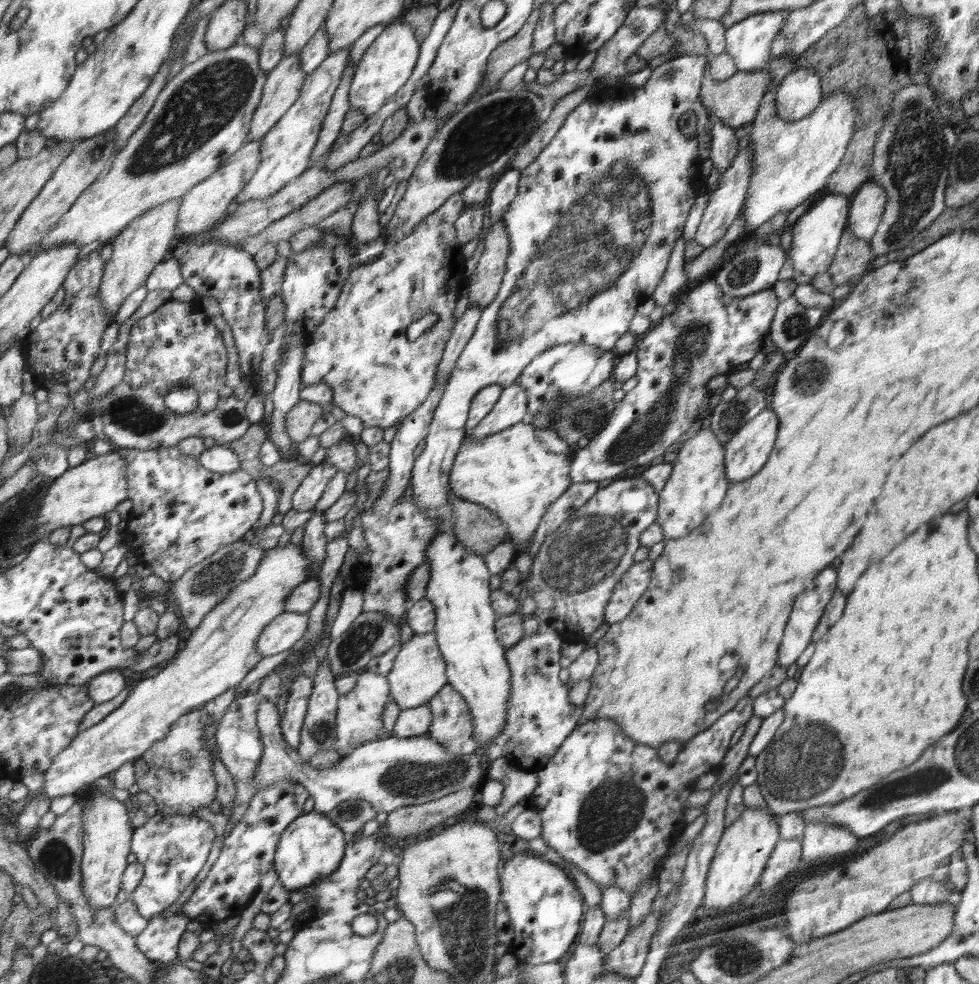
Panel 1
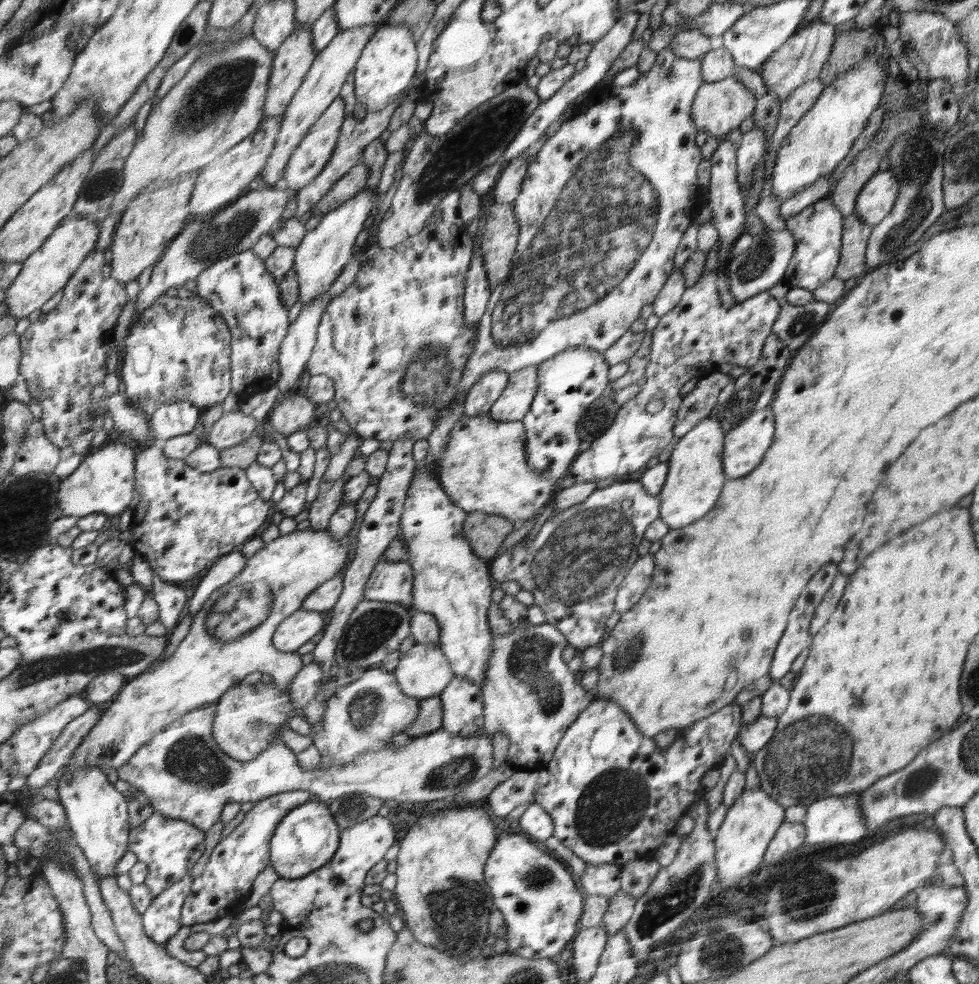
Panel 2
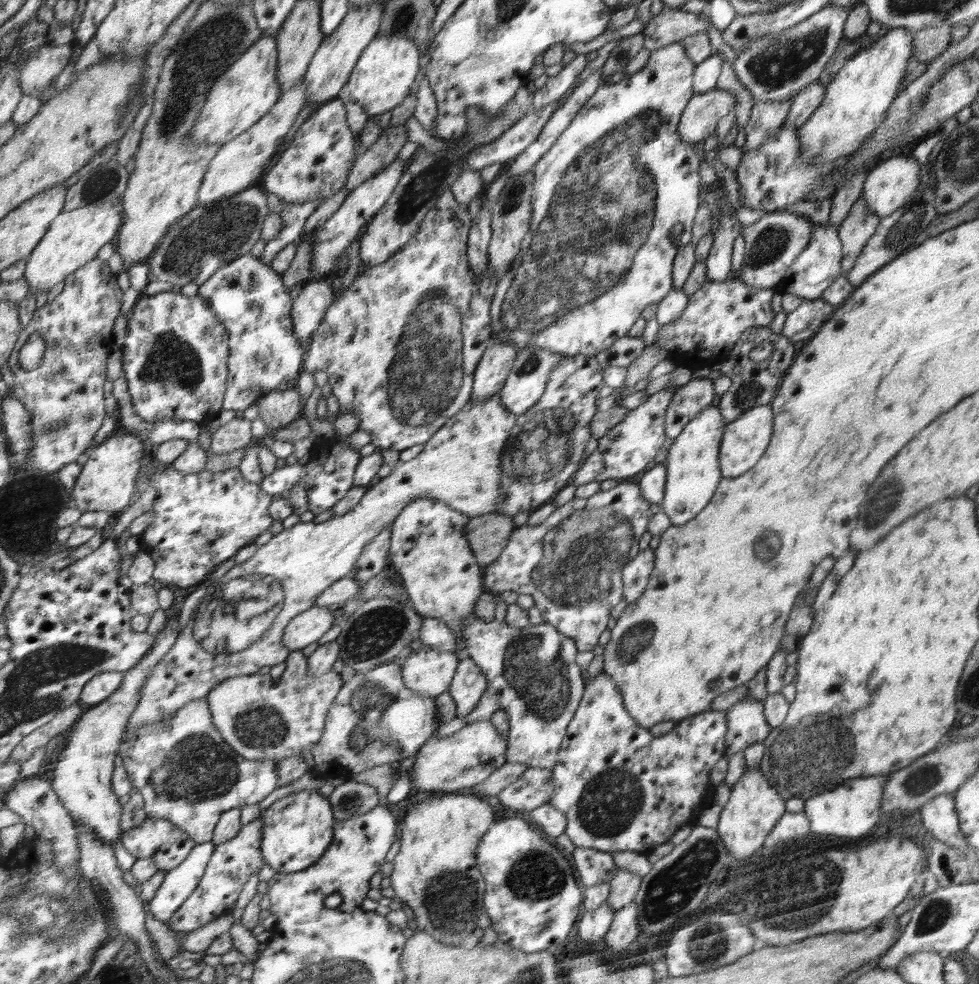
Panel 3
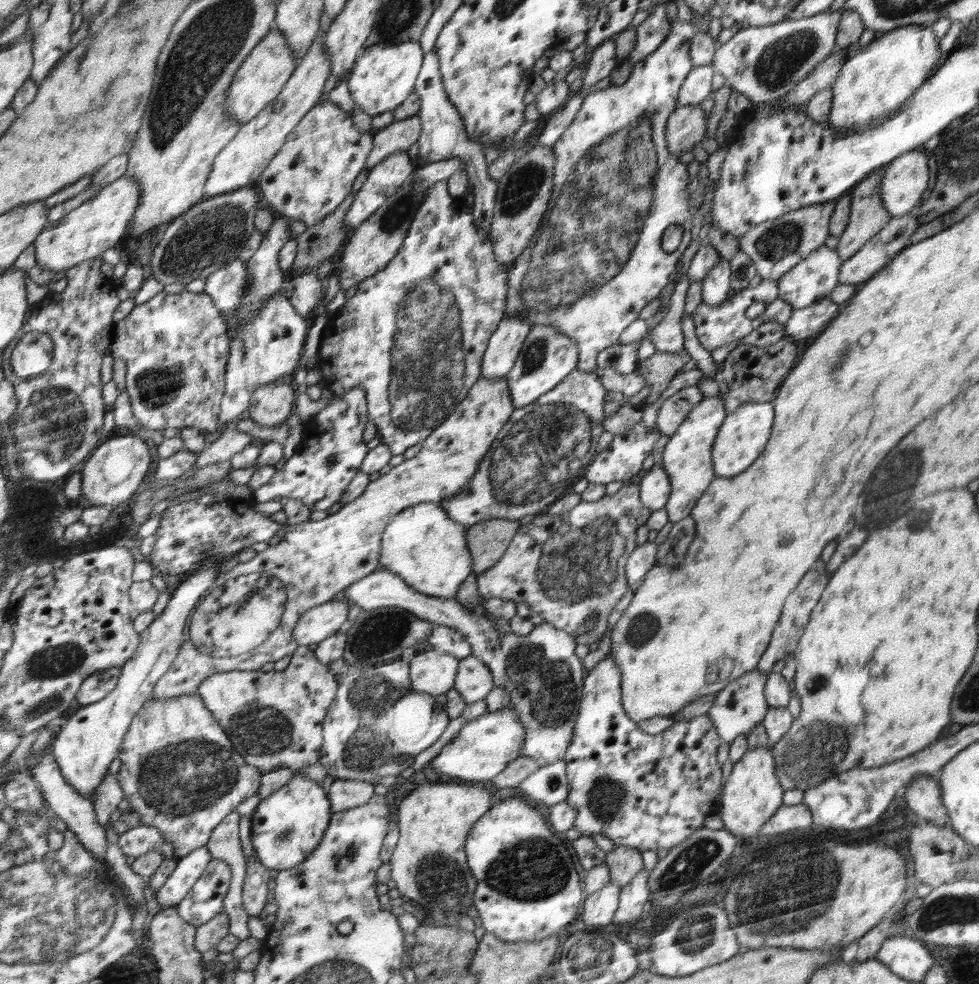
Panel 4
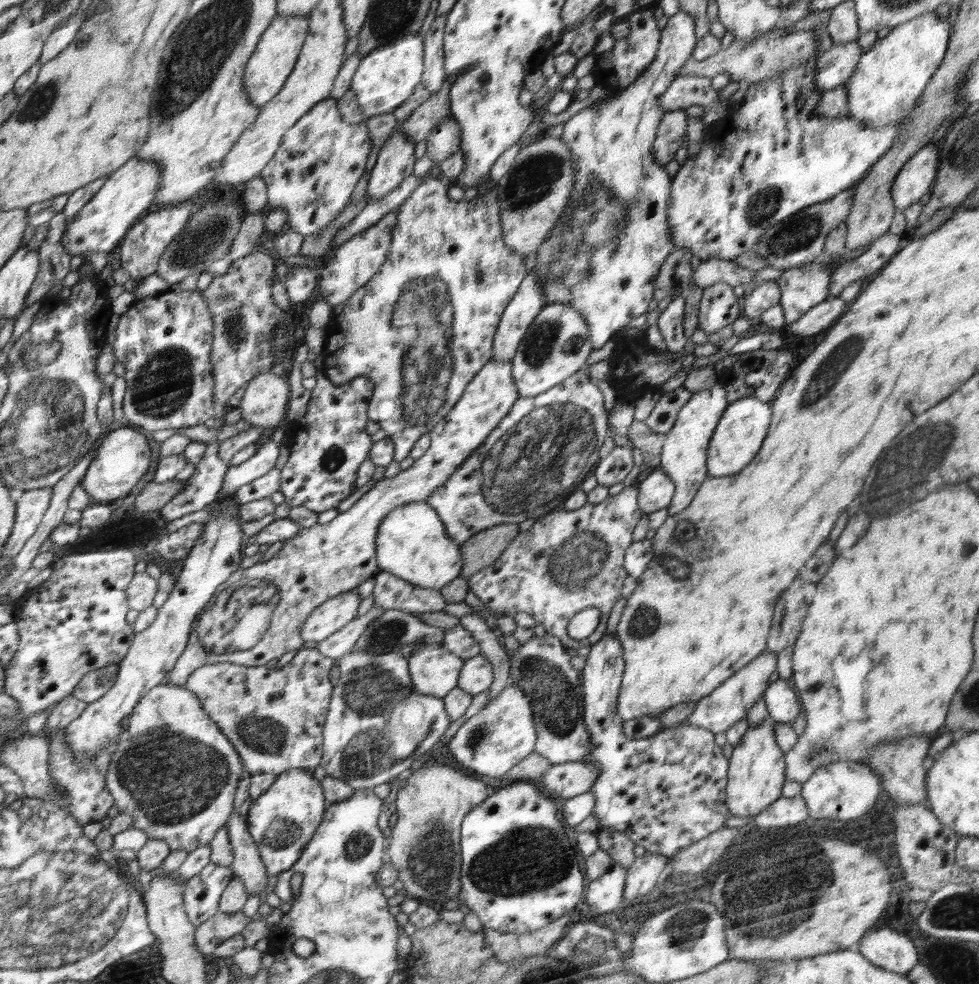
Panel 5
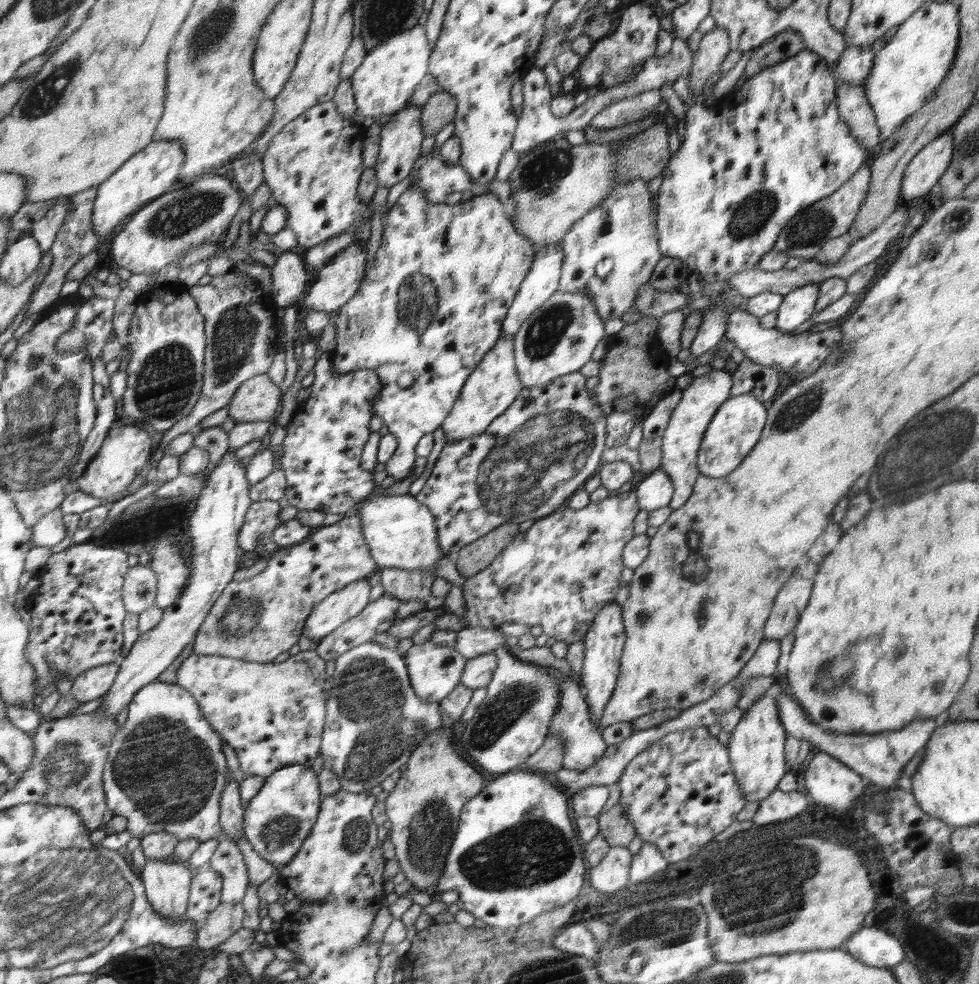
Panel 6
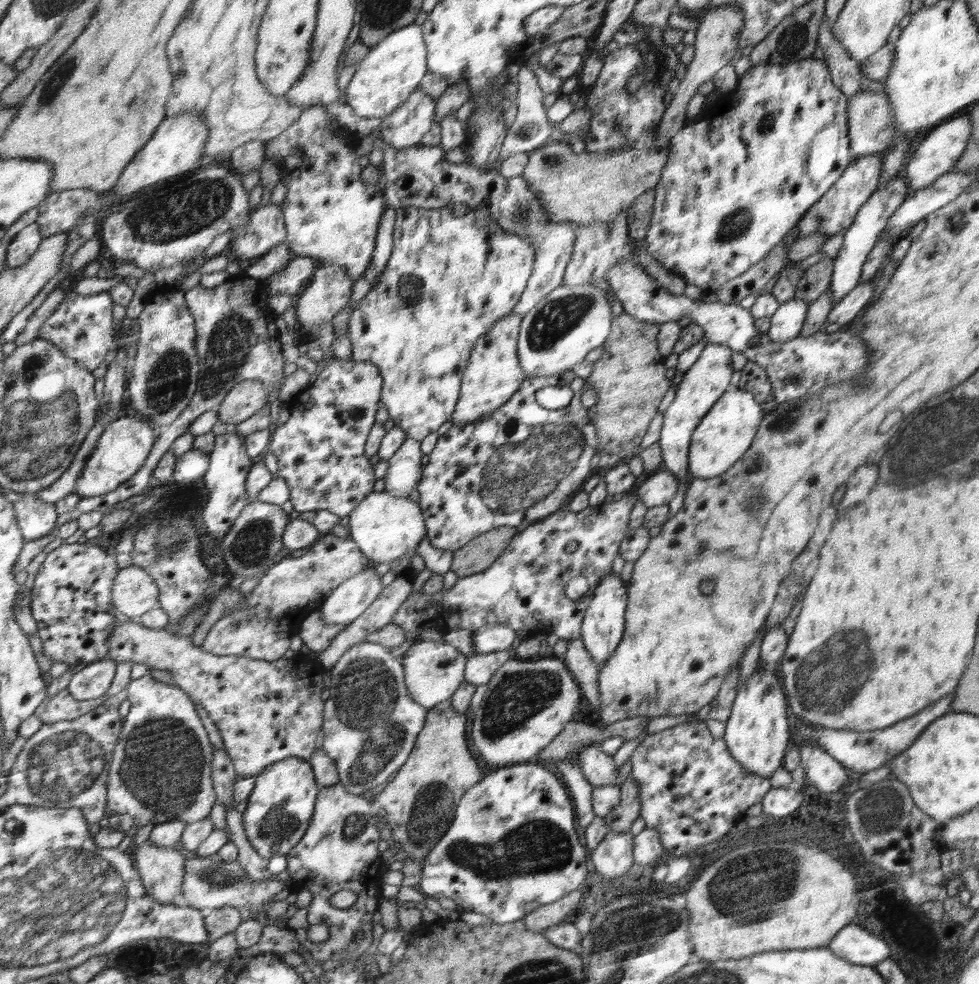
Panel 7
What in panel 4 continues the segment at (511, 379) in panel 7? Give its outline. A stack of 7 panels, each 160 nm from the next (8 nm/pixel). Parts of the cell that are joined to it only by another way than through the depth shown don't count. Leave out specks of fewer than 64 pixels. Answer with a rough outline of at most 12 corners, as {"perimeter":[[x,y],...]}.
{"perimeter":[[479,379],[326,518],[220,574],[151,699],[297,649],[392,517],[463,493],[515,409]]}

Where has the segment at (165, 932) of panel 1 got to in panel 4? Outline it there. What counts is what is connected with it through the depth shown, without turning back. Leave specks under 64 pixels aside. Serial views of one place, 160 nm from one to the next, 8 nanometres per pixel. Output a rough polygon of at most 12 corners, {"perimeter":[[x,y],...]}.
{"perimeter":[[205,846],[180,857],[156,891],[161,908],[175,907],[212,859]]}

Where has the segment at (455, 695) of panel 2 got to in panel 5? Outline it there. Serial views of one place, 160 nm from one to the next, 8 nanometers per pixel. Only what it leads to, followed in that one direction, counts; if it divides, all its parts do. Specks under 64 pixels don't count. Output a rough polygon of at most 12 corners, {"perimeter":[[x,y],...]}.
{"perimeter":[[466,660],[457,687],[474,696],[495,678],[490,660]]}

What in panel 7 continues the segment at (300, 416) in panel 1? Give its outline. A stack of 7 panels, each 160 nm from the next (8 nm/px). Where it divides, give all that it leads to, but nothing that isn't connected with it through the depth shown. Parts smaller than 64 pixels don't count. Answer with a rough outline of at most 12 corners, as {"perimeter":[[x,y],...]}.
{"perimeter":[[259,380],[242,381],[217,410],[232,428],[268,403]]}

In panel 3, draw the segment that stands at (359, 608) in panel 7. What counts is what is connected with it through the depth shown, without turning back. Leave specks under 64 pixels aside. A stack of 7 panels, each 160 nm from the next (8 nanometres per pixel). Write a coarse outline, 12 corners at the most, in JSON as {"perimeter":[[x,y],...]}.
{"perimeter":[[313,606],[283,634],[291,651],[320,640],[334,622],[332,608]]}

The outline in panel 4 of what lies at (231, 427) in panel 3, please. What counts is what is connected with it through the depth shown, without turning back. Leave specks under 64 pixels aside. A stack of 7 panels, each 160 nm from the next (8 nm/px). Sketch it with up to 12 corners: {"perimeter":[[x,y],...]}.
{"perimeter":[[226,429],[198,454],[198,469],[222,461],[250,446],[252,435]]}

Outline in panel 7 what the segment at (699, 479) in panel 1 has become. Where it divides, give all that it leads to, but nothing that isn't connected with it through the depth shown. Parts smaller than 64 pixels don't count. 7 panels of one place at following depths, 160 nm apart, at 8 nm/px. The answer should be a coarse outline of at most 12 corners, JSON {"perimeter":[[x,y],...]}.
{"perimeter":[[704,345],[663,413],[660,448],[679,480],[668,518],[688,487],[693,430],[726,392],[726,345]]}

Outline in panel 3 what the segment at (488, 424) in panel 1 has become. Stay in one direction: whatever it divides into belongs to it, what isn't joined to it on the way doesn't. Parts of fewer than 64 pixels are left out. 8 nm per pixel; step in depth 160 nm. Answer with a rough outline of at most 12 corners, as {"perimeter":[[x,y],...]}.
{"perimeter":[[548,349],[517,353],[503,405],[516,416],[546,392],[563,360]]}

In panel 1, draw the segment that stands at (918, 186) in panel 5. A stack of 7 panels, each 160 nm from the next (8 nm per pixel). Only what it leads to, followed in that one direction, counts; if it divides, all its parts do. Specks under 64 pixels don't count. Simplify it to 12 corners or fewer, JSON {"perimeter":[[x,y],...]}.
{"perimeter":[[869,180],[853,197],[848,232],[872,241],[887,192]]}

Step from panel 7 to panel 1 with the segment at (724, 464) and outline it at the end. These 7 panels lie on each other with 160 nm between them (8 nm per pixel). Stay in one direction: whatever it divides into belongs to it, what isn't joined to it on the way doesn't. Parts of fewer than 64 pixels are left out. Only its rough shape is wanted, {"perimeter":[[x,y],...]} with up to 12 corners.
{"perimeter":[[766,408],[724,443],[728,478],[750,479],[777,439],[775,411]]}

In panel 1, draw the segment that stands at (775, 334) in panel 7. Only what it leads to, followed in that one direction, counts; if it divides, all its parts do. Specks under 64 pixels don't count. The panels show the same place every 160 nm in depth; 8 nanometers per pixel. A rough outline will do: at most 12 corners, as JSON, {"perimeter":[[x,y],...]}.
{"perimeter":[[828,191],[790,226],[798,285],[830,268],[850,220]]}

